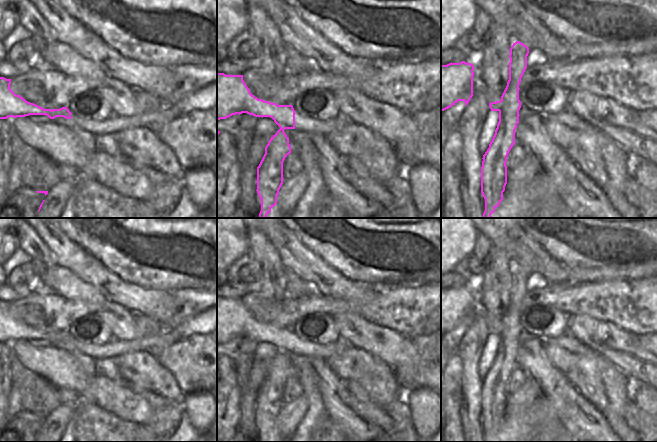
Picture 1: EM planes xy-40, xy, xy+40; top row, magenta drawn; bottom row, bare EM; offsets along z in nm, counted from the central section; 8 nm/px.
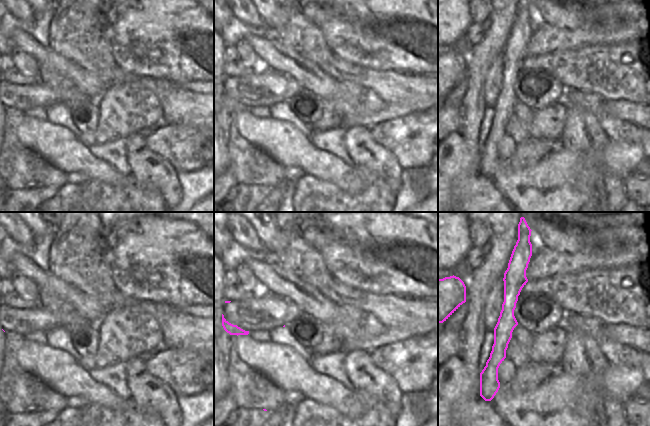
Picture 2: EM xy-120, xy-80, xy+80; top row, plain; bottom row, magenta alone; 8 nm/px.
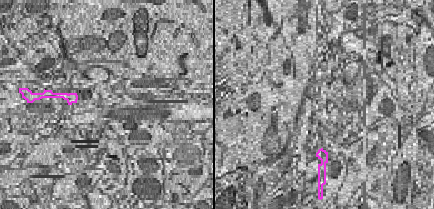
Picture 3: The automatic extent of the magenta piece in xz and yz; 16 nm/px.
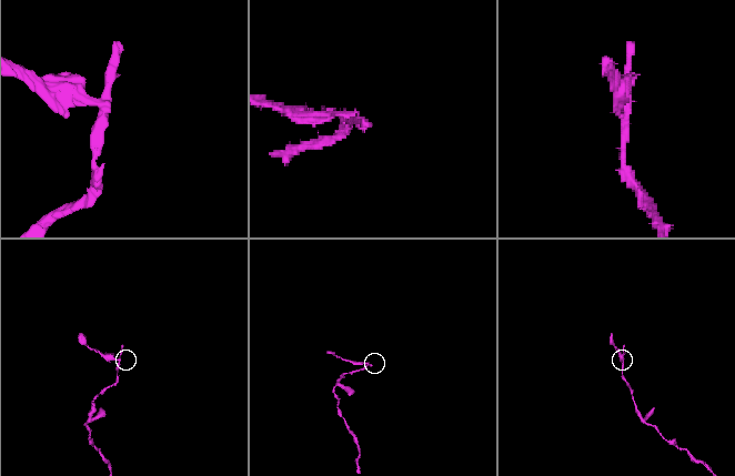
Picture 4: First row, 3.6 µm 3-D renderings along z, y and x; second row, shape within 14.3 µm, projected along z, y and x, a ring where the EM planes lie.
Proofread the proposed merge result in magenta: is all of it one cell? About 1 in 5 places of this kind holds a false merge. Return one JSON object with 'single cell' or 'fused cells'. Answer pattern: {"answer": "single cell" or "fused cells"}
{"answer": "fused cells"}

